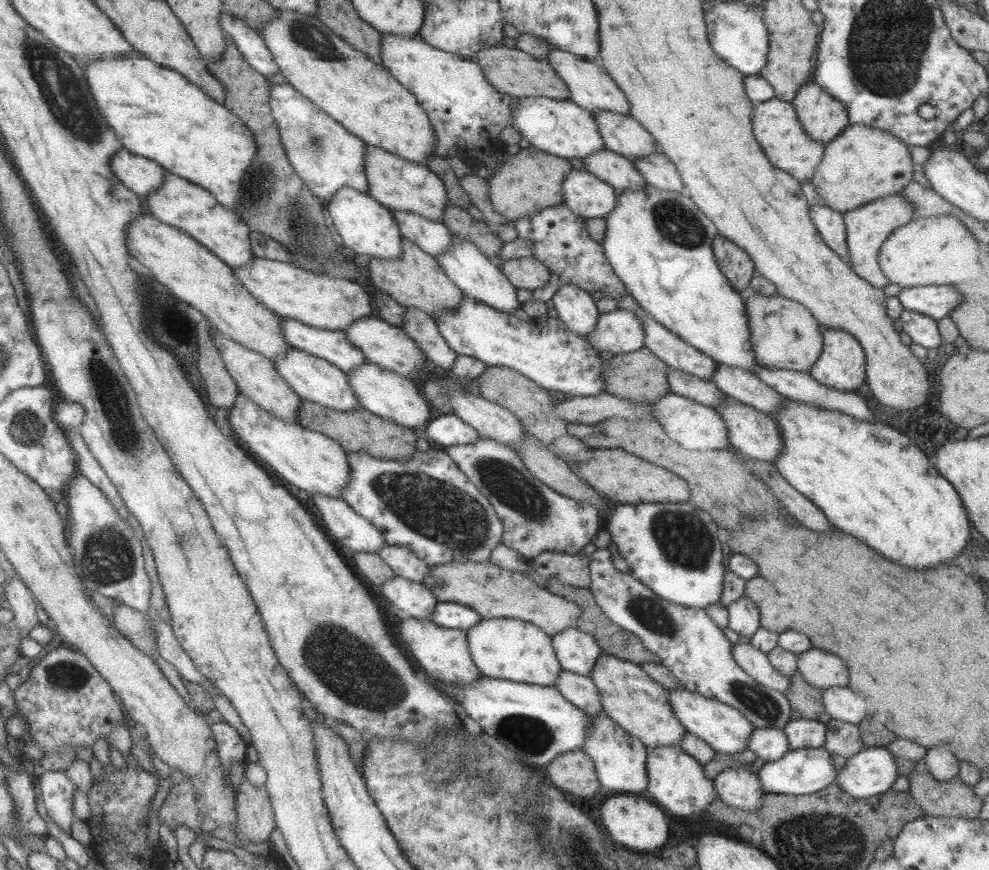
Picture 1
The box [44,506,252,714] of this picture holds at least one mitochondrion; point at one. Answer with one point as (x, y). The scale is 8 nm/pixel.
(108, 559)

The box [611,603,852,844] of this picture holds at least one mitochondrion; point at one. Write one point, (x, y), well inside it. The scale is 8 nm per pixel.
(761, 703)

